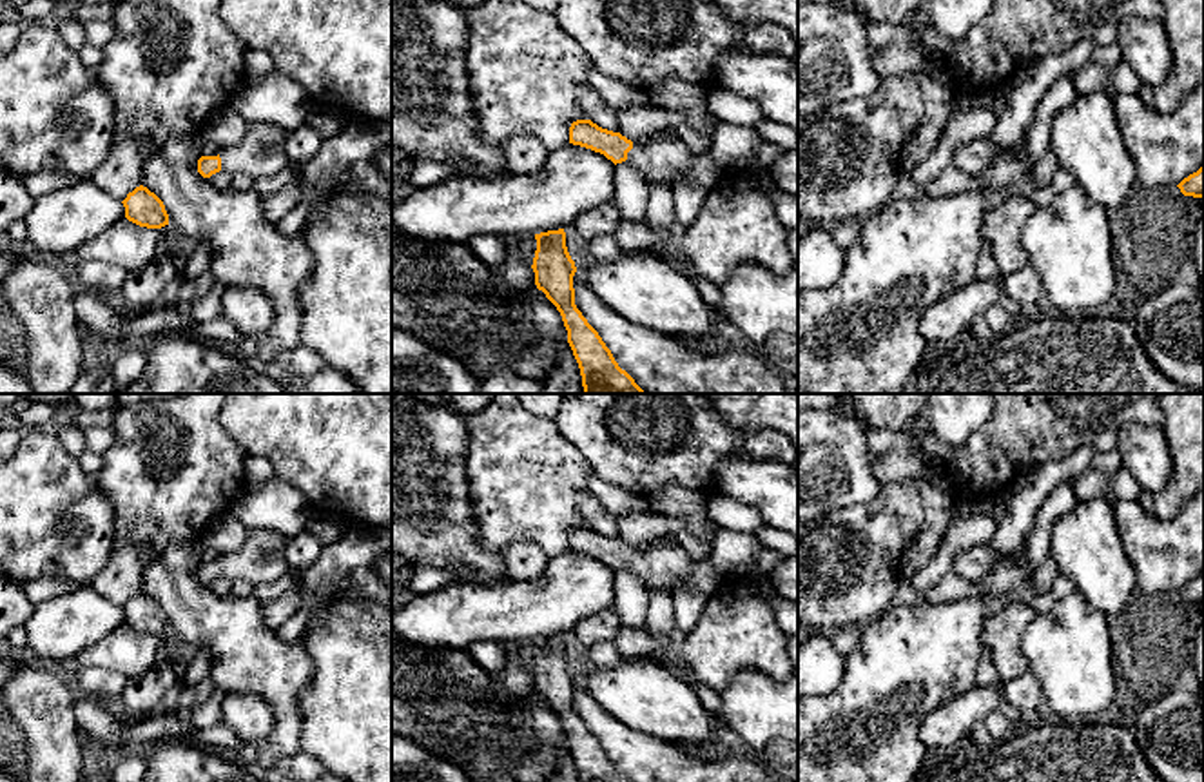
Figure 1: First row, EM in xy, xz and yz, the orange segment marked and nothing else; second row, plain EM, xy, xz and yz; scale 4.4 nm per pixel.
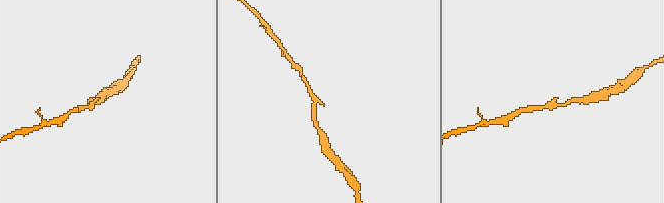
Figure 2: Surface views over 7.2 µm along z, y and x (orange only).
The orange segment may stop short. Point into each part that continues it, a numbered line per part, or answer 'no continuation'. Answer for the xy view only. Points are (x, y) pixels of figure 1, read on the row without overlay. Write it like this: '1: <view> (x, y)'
1: xy (260, 559)

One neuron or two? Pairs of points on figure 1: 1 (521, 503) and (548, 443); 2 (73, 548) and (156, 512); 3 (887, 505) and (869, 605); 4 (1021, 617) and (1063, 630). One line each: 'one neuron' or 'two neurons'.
1: one neuron
2: two neurons
3: one neuron
4: two neurons

